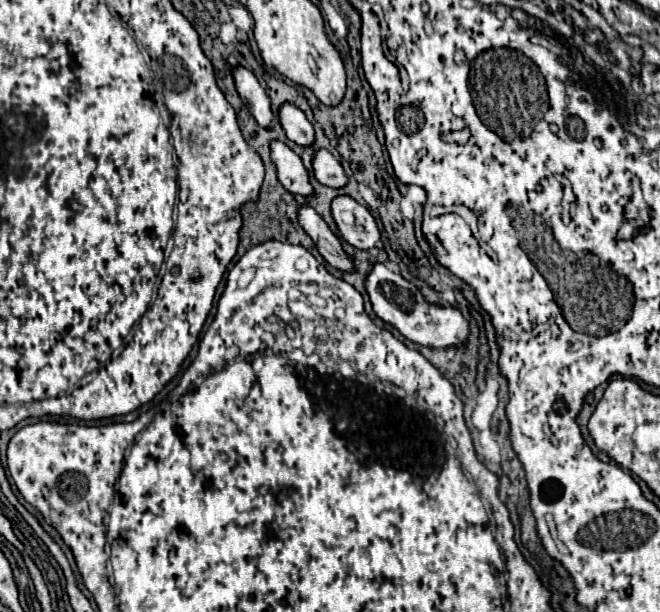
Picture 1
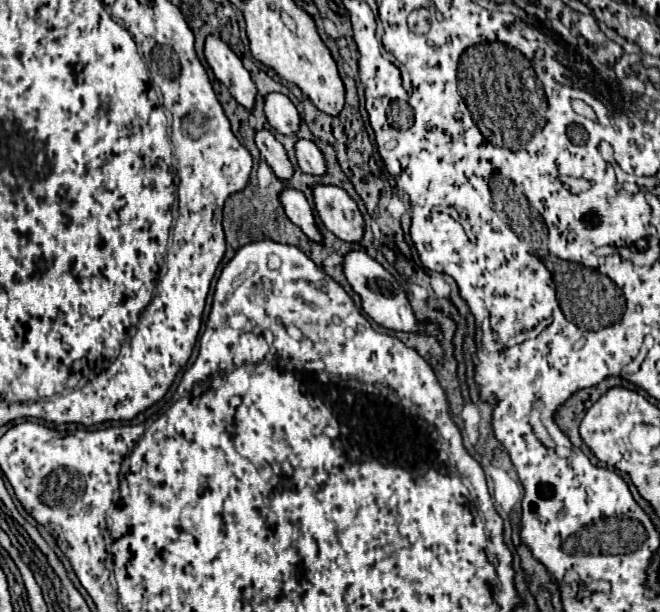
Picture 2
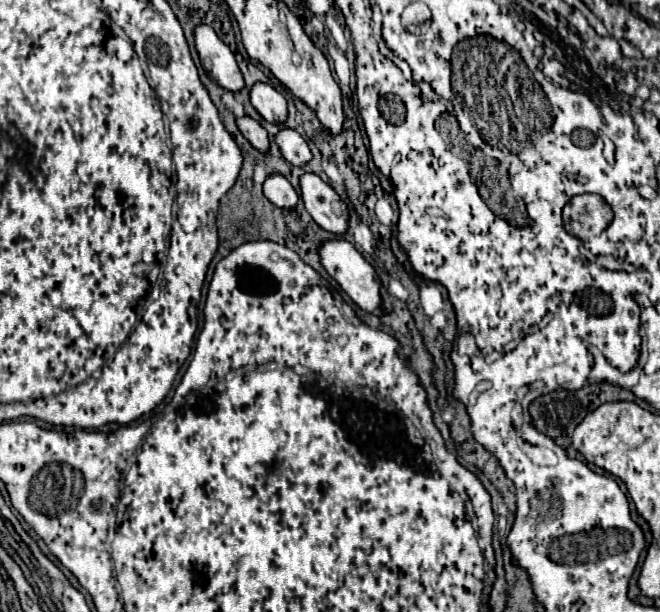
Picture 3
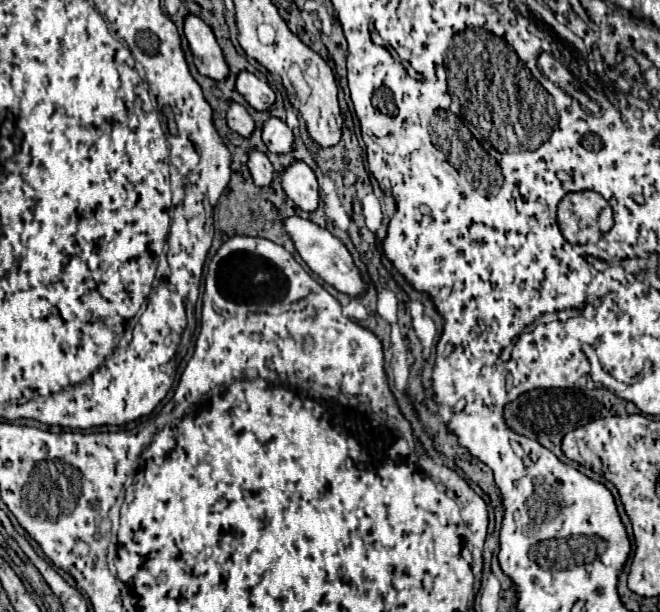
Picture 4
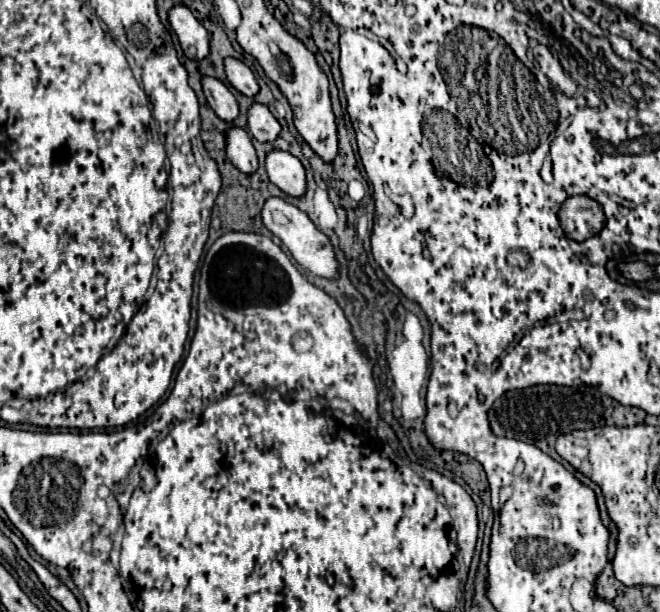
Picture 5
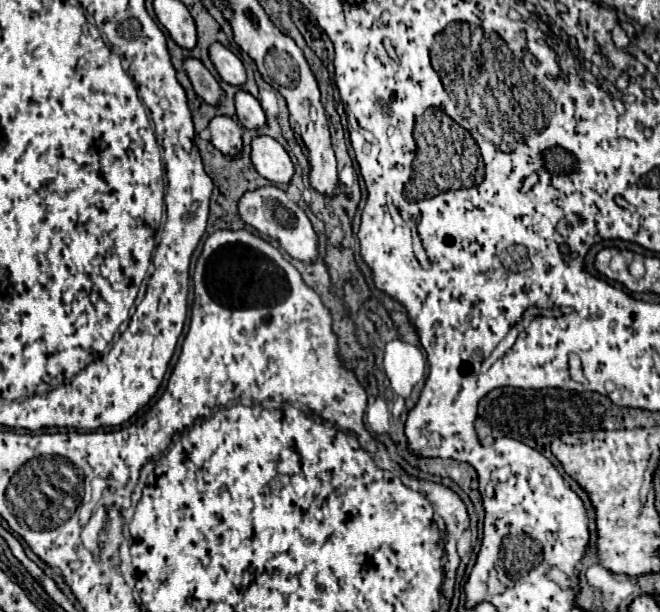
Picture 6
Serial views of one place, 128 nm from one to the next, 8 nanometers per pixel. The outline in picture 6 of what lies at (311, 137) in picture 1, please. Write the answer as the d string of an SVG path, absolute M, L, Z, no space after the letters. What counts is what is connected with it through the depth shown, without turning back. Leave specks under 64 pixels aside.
M212 44L210 48L210 60L214 62L218 74L222 76L224 82L234 84L234 86L244 86L246 82L246 68L240 62L236 54L232 54L228 48L222 44Z

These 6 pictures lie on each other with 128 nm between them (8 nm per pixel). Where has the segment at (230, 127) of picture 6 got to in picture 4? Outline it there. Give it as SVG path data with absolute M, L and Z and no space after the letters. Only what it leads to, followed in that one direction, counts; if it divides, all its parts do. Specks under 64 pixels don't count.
M258 150L250 152L248 166L250 166L250 172L252 172L252 178L254 178L256 186L270 186L272 184L276 172L274 172L274 168L272 168L266 154L262 154Z

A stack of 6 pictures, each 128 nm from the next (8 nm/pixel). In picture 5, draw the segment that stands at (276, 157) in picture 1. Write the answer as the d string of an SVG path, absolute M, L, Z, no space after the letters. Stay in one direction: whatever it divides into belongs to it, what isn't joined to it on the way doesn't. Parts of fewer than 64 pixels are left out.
M202 78L202 86L204 86L204 94L206 94L210 108L218 114L218 118L226 122L234 122L240 116L238 102L224 82L216 78Z

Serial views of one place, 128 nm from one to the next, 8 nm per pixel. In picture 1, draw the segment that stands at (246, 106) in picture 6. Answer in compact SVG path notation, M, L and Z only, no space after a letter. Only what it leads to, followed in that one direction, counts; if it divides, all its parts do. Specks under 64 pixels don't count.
M318 150L312 160L312 166L314 166L316 180L324 186L344 188L348 184L348 176L346 176L342 164L328 150Z

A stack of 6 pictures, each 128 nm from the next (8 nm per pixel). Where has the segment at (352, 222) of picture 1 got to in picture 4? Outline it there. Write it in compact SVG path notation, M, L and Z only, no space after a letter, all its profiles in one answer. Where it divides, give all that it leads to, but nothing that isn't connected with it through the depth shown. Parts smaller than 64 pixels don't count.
M294 162L282 172L284 192L304 212L314 212L320 206L320 188L314 172L304 162Z

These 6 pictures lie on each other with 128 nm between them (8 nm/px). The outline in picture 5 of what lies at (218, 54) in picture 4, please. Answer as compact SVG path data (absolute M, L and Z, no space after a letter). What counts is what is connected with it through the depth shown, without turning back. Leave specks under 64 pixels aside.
M174 6L170 12L170 24L178 34L180 46L190 60L204 60L210 54L208 30L194 18L186 6Z

